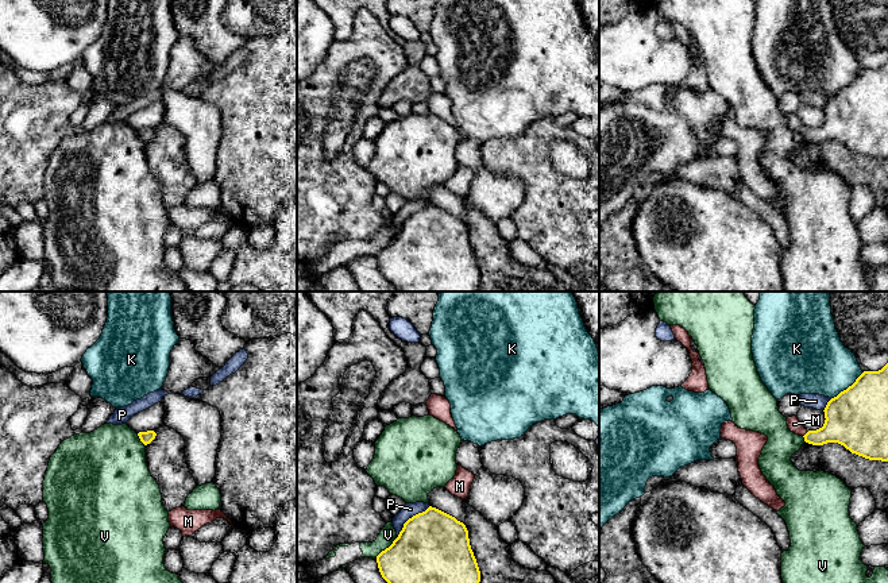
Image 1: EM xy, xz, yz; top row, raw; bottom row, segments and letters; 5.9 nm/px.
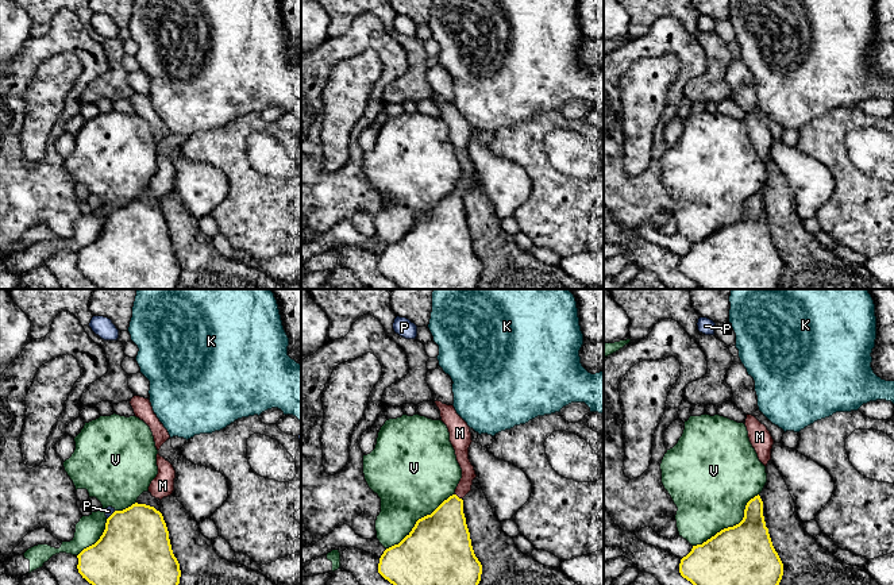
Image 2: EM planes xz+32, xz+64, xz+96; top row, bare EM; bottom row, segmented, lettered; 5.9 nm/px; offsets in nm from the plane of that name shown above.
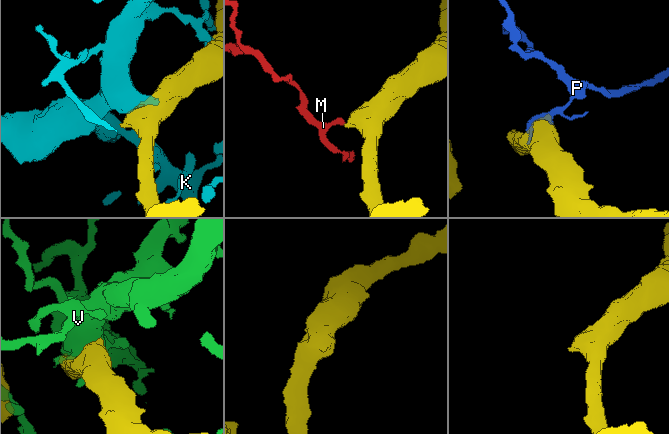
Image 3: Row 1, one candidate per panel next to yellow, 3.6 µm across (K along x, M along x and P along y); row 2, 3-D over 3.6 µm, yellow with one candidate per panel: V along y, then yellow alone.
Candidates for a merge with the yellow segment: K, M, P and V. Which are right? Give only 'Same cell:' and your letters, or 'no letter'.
Same cell: M

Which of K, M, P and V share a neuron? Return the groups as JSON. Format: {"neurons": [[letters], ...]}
{"neurons": [["K"], ["M"], ["P"], ["V"]]}

